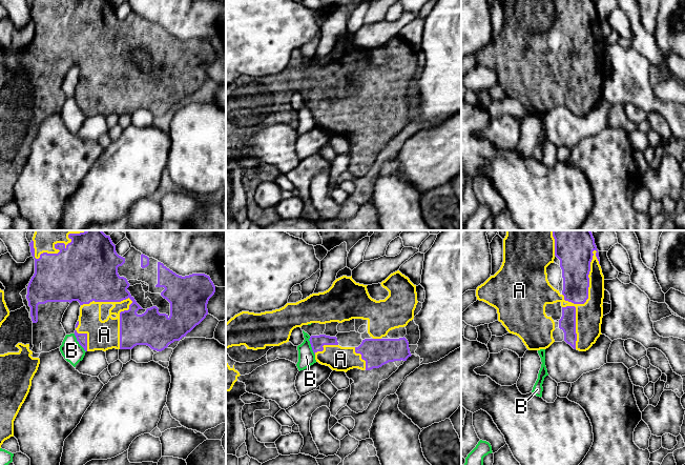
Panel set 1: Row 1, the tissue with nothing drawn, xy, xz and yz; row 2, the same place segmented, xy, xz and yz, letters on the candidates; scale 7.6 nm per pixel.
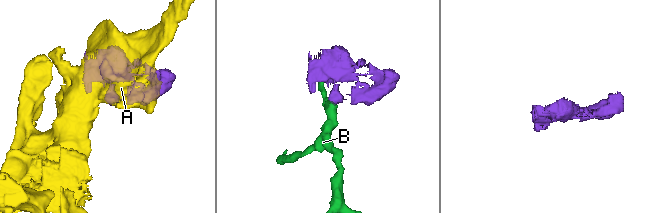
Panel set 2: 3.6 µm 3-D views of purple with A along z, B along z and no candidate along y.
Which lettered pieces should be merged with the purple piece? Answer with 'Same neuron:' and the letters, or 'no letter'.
Same neuron: A

